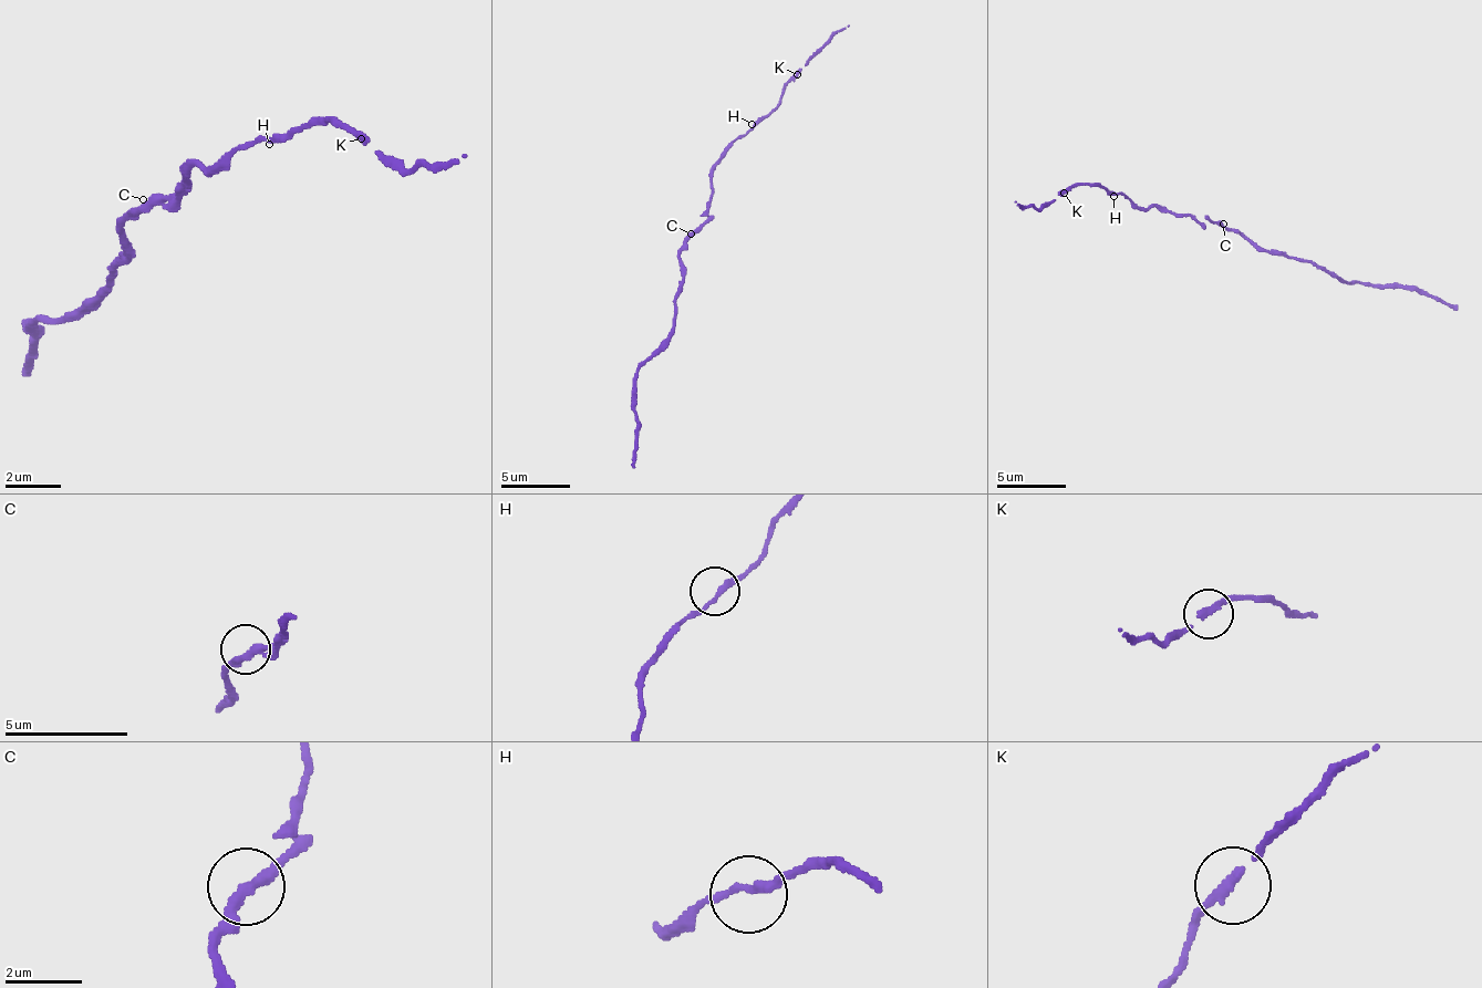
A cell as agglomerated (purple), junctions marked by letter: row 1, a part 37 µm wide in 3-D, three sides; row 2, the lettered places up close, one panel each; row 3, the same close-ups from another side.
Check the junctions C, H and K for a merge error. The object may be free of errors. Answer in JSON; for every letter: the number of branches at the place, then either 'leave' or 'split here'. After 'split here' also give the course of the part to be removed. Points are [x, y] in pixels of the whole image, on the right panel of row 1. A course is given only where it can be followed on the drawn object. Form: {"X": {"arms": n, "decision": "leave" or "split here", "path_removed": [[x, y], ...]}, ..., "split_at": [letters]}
{"C": {"arms": 2, "decision": "leave"}, "H": {"arms": 2, "decision": "leave"}, "K": {"arms": 2, "decision": "leave"}, "split_at": []}

